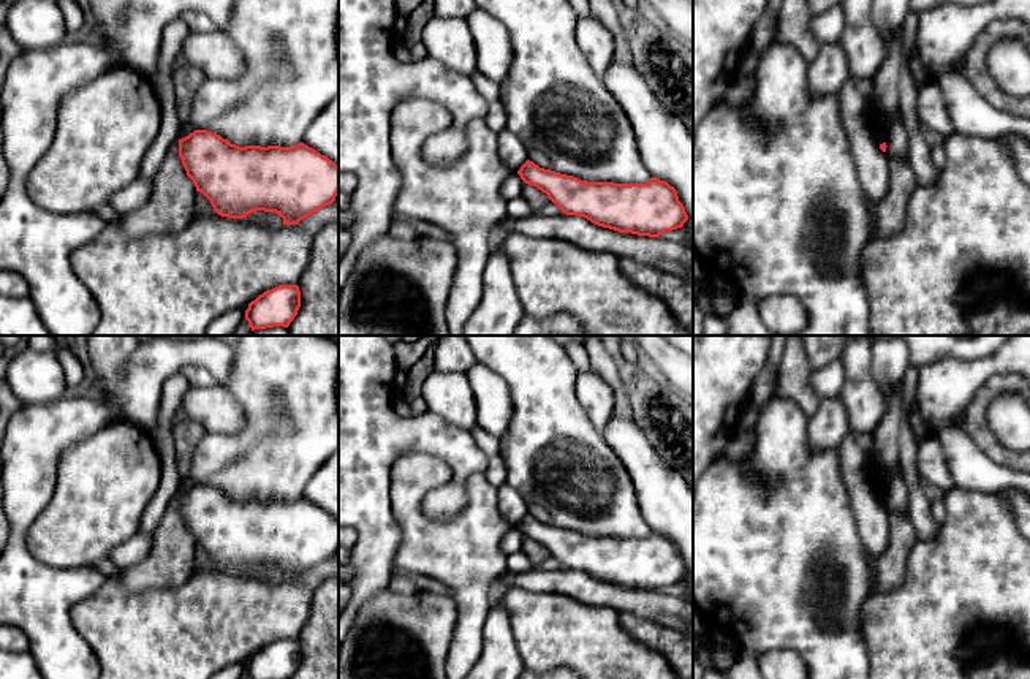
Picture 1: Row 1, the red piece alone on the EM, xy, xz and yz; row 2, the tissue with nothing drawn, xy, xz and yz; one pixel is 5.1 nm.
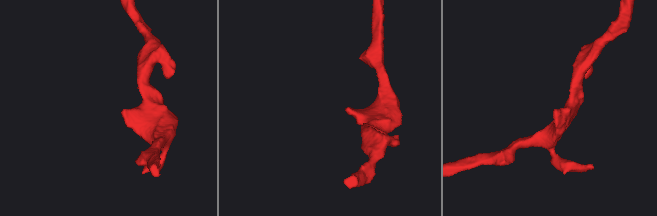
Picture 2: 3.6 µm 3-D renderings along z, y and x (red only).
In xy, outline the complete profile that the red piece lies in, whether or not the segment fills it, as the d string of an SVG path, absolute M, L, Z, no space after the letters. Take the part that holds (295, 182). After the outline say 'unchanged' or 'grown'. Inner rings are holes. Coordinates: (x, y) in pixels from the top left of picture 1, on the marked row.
M195 130L179 139L179 157L193 180L222 217L247 218L256 211L275 212L283 225L297 225L329 206L339 195L339 166L315 149L299 142L293 147L239 147L207 130Z; unchanged

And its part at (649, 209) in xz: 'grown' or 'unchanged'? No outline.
unchanged

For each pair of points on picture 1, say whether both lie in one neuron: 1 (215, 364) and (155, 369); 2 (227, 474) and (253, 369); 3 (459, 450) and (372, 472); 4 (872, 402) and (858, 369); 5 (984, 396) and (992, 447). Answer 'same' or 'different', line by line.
1: same
2: same
3: same
4: same
5: same

